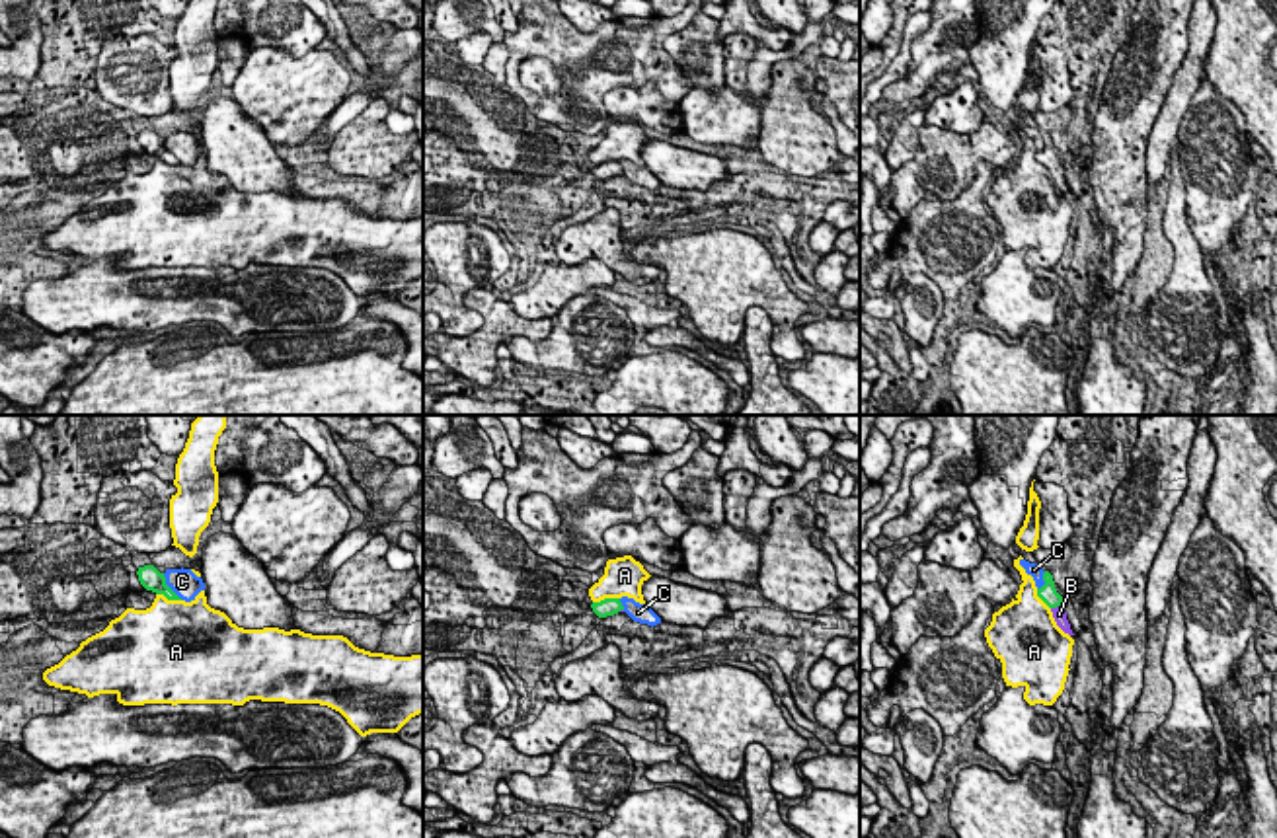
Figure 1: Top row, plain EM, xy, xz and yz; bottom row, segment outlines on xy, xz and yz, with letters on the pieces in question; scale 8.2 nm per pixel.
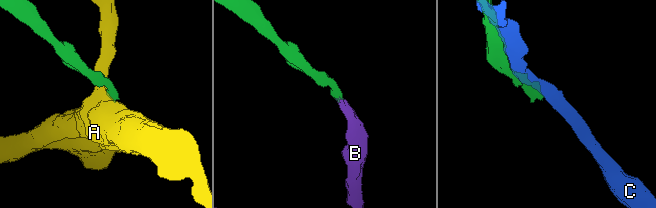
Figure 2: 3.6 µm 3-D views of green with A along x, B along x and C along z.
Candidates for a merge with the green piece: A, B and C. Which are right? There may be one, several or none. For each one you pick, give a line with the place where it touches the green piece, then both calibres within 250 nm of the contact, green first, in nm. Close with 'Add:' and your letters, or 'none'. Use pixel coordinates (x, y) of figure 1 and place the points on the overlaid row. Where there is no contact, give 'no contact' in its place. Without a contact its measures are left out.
B: yz (1055, 607) | 160/120 nm
Add: B

